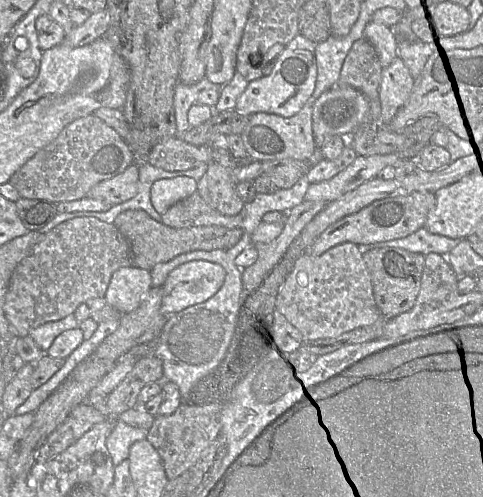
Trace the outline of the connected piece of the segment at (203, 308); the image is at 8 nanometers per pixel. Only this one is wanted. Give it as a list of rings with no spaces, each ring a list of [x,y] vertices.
[[[245,232],[243,238],[241,237],[232,248],[183,253],[167,262],[156,264],[150,270],[153,287],[162,287],[172,270],[194,260],[220,264],[226,271],[224,283],[216,294],[203,303],[169,316],[152,344],[152,354],[162,361],[165,380],[177,385],[183,401],[188,400],[194,385],[220,364],[228,350],[235,334],[243,302],[248,295],[243,287],[242,269],[235,264],[235,259],[245,248],[252,245],[254,245],[252,234]]]

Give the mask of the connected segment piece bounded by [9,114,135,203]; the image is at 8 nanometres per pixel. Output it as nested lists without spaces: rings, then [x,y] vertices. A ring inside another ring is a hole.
[[[90,114],[68,124],[55,140],[38,151],[16,171],[9,182],[22,198],[39,199],[51,203],[74,201],[87,197],[94,185],[124,172],[134,163],[135,156],[126,141],[102,119],[95,114]]]

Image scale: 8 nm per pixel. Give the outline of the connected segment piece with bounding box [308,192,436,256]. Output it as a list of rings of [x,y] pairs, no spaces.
[[[414,192],[406,196],[375,201],[360,211],[345,216],[330,225],[311,245],[308,253],[320,256],[329,249],[346,242],[357,245],[374,244],[407,237],[425,227],[428,214],[435,205],[435,195],[428,192]]]

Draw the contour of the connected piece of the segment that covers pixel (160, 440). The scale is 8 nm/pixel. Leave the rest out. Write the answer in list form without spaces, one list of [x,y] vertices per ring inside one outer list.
[[[183,402],[173,414],[155,416],[154,423],[147,432],[146,440],[158,451],[168,480],[177,478],[191,468],[206,447],[220,435],[223,404],[214,402],[197,406]]]

